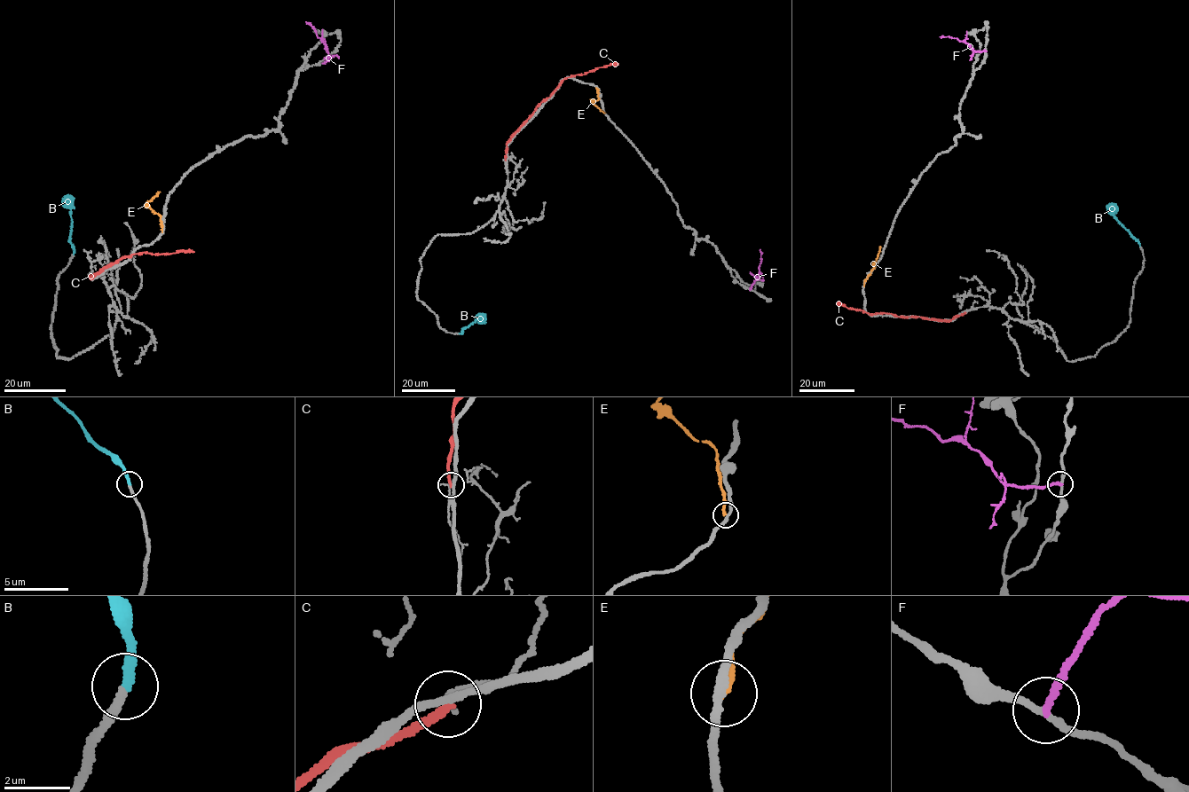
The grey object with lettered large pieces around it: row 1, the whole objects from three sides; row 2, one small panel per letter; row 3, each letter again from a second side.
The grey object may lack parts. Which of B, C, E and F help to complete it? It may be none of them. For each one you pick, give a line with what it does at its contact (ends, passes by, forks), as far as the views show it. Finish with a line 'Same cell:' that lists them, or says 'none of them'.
B: it ends
Same cell: B

